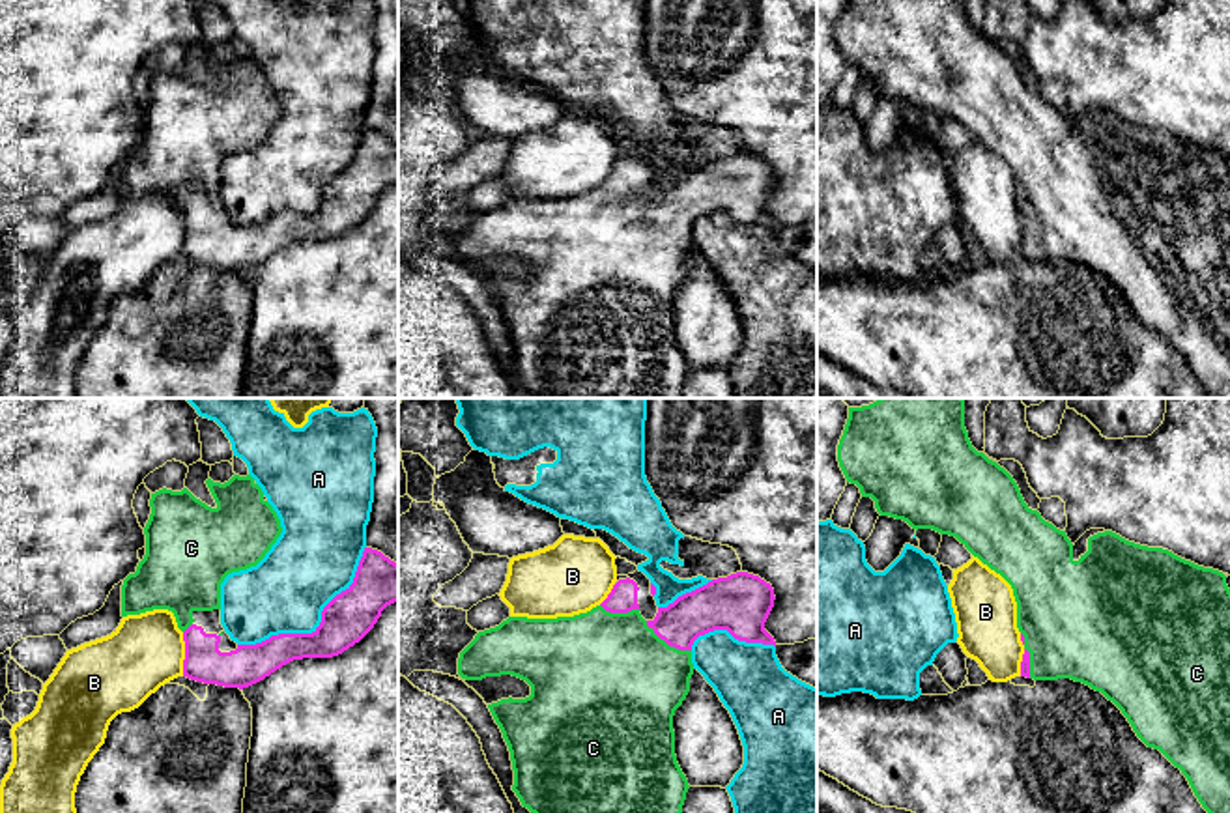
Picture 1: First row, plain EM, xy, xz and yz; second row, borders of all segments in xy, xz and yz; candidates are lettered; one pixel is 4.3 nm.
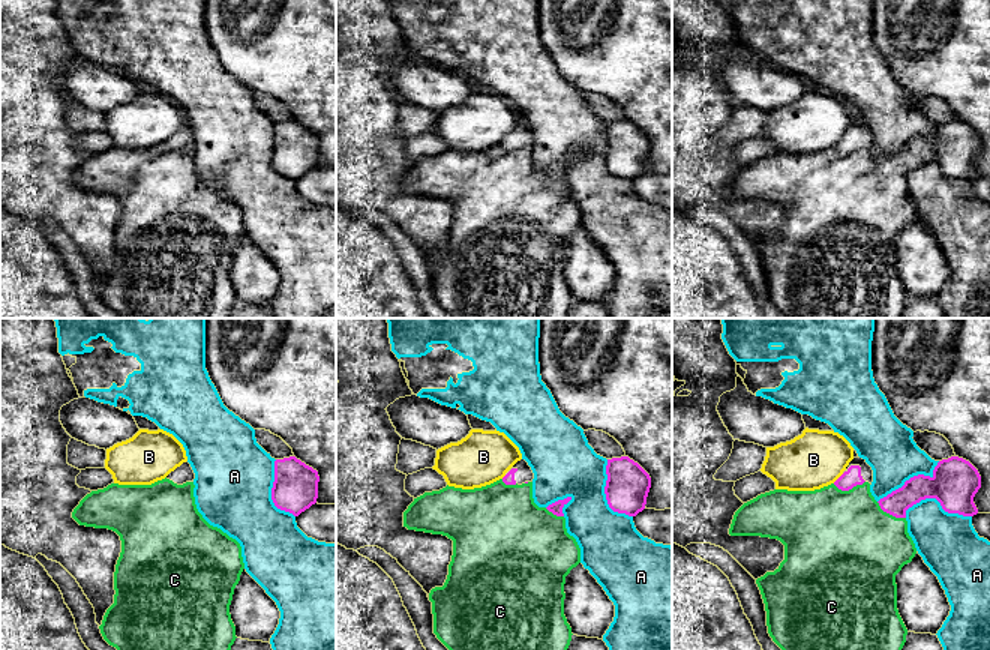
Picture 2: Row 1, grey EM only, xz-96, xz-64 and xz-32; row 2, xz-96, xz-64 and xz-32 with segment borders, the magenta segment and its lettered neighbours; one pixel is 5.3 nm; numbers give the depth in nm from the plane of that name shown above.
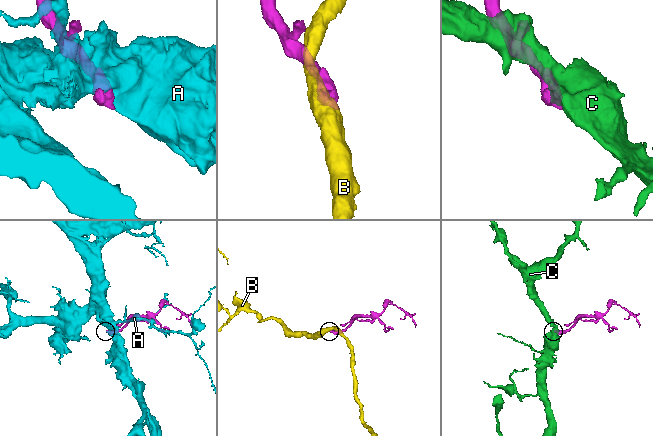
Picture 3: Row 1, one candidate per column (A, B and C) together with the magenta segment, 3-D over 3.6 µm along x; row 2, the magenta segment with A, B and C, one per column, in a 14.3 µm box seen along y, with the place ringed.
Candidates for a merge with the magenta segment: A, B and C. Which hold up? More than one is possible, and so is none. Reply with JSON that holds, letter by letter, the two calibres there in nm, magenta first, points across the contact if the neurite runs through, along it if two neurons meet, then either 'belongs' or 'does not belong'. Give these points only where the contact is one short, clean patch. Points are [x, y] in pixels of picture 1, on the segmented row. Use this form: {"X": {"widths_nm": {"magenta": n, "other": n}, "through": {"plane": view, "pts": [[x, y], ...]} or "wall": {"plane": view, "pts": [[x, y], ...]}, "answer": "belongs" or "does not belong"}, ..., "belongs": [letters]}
{"A": {"widths_nm": {"magenta": 220, "other": 360}, "answer": "does not belong"}, "B": {"widths_nm": {"magenta": 170, "other": 320}, "wall": {"plane": "xy", "pts": [[182, 632], [184, 675]]}, "answer": "does not belong"}, "C": {"widths_nm": {"magenta": 200, "other": 480}, "answer": "belongs"}, "belongs": ["C"]}

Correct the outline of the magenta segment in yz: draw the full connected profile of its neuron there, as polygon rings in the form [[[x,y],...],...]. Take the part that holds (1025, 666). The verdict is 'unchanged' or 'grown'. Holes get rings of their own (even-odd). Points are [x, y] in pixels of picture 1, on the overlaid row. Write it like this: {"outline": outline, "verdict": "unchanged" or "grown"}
{"outline": [[[879,398],[869,406],[849,407],[849,419],[837,445],[837,462],[847,482],[856,484],[862,497],[871,497],[880,516],[903,520],[916,531],[933,529],[955,536],[974,557],[1011,585],[1017,602],[1017,628],[1024,645],[1021,677],[1034,680],[1071,678],[1101,692],[1122,710],[1148,748],[1159,749],[1181,770],[1208,813],[1230,813],[1230,589],[1223,572],[1198,566],[1163,548],[1129,542],[1105,529],[1090,529],[1073,544],[1066,531],[1045,521],[1037,510],[1024,503],[1017,482],[1004,467],[972,447],[965,428],[963,398]]], "verdict": "grown"}

